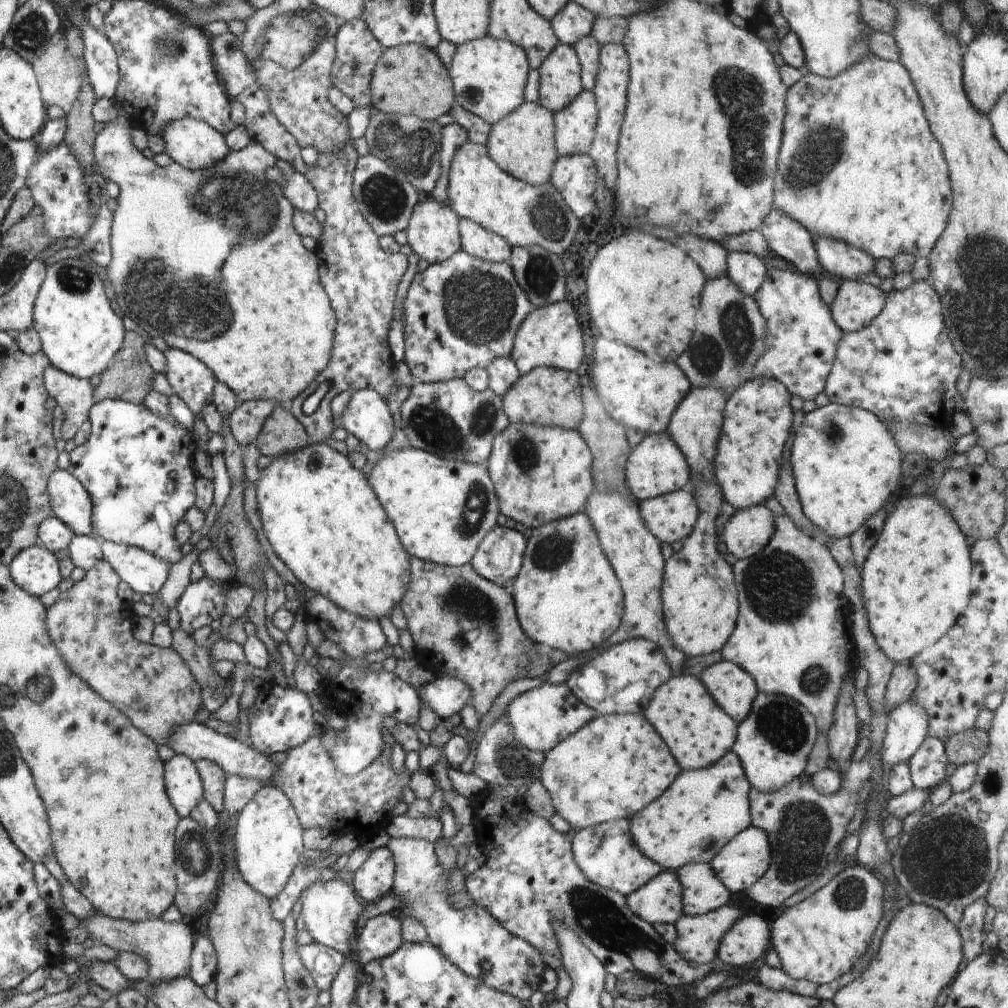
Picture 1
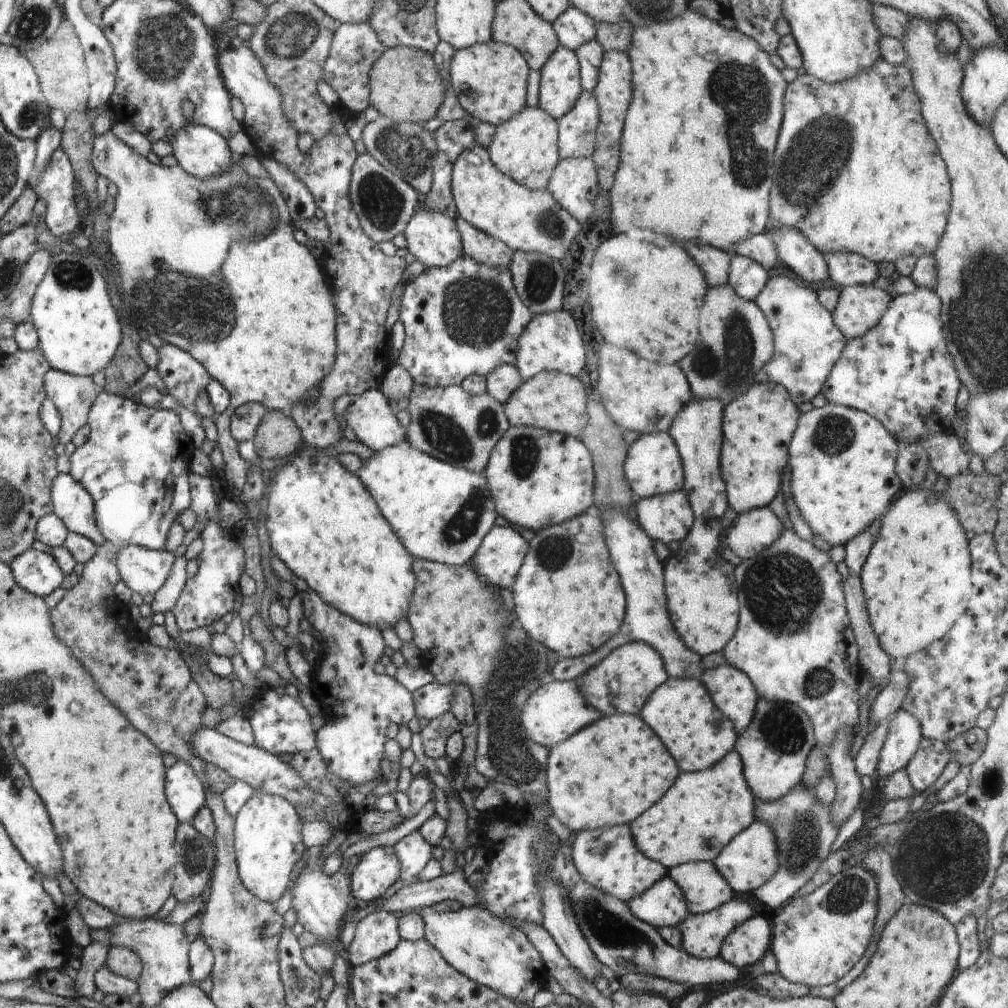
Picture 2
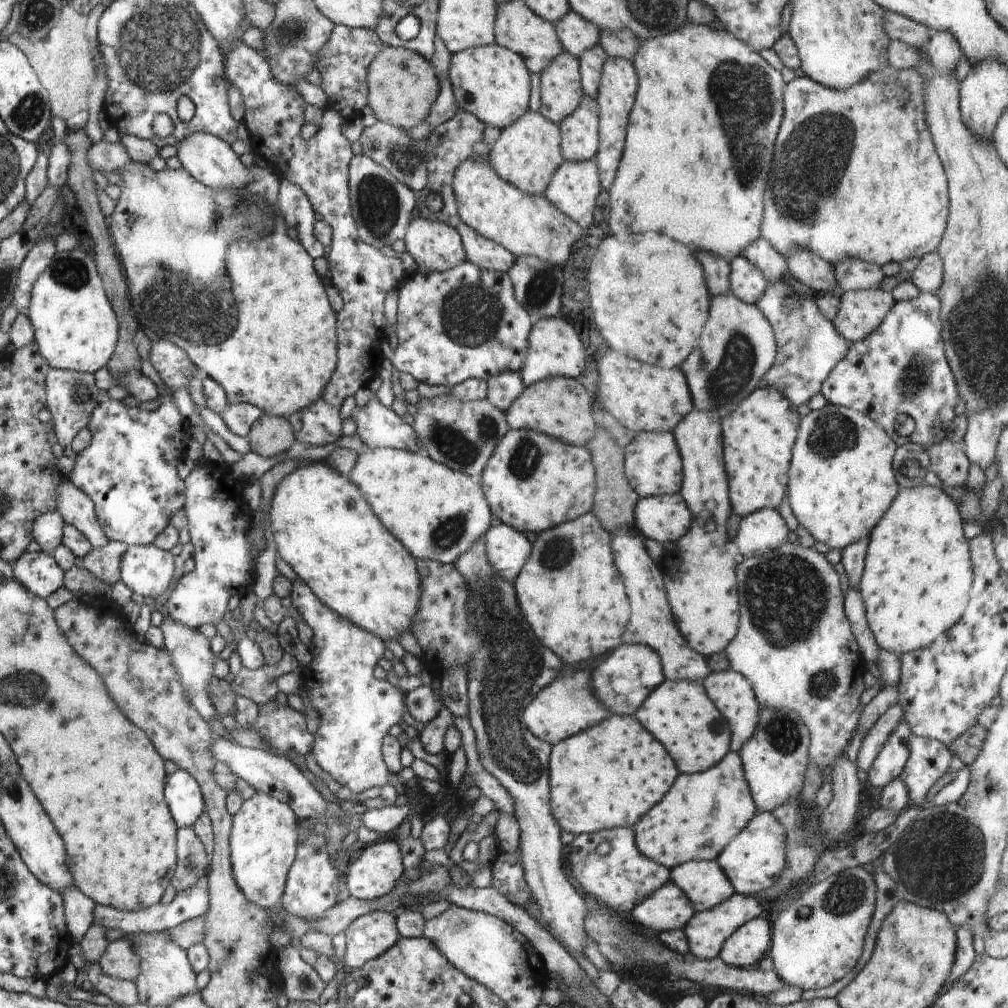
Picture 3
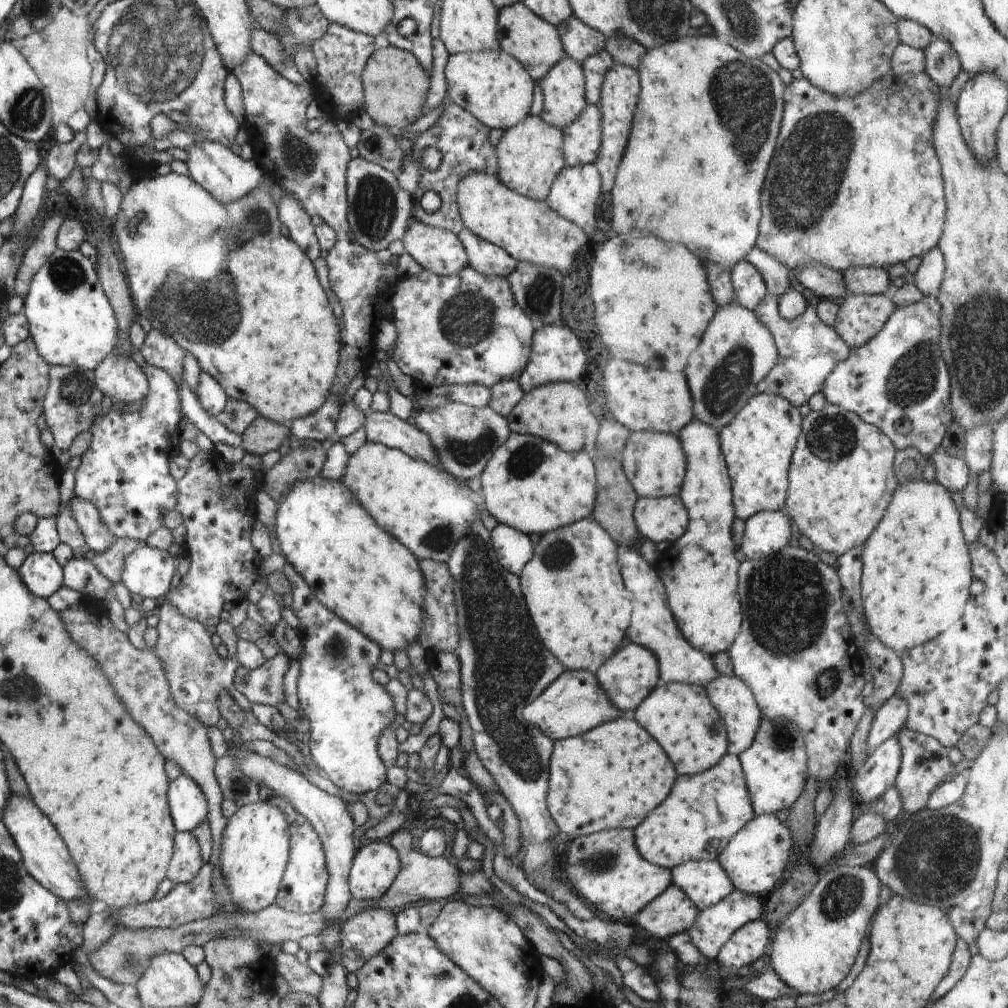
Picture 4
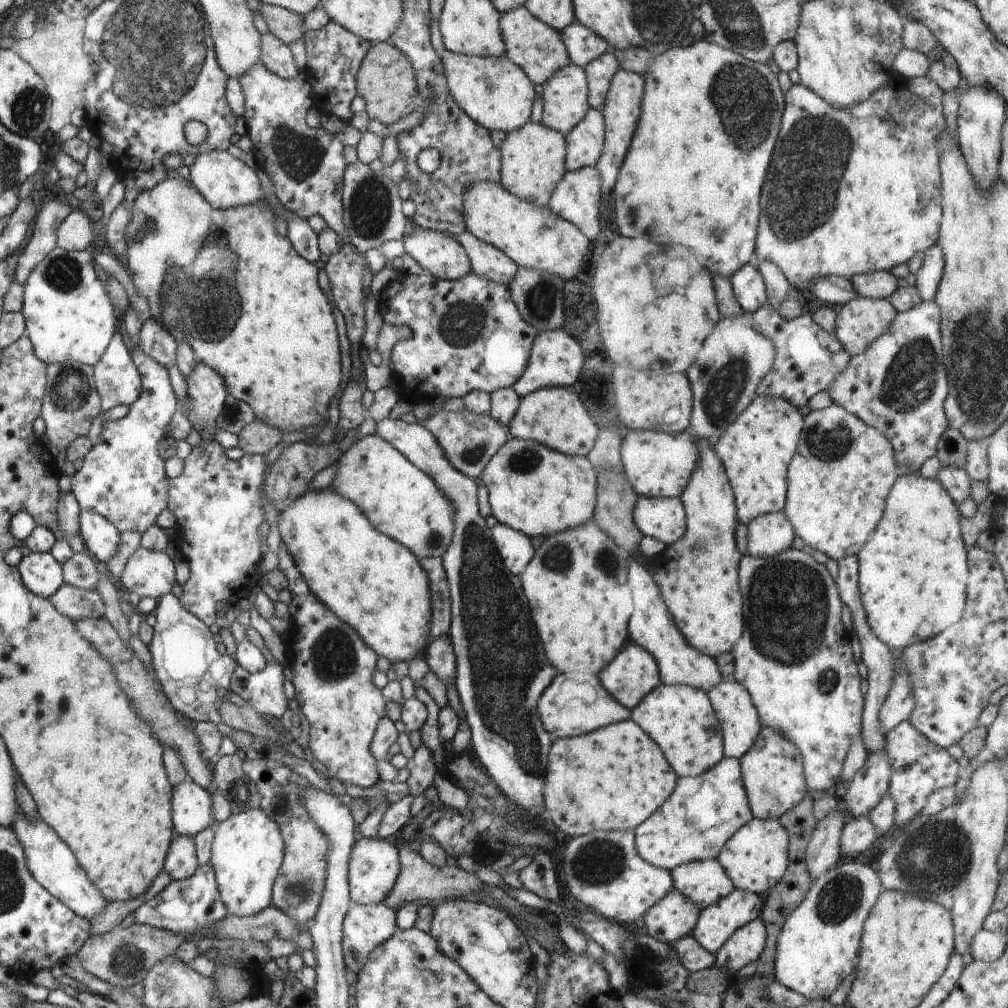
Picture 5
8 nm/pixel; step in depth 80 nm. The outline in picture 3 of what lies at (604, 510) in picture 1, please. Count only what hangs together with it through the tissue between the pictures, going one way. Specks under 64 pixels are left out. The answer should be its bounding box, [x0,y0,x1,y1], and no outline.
[610,528,712,682]

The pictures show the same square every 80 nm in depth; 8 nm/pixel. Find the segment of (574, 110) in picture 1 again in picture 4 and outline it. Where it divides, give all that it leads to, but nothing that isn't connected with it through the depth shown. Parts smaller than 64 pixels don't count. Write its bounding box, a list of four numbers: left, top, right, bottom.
[561,104,601,167]

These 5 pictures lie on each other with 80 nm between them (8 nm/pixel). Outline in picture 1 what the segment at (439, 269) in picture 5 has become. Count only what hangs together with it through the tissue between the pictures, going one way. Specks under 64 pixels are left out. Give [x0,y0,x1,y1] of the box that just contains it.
[405,195,461,265]

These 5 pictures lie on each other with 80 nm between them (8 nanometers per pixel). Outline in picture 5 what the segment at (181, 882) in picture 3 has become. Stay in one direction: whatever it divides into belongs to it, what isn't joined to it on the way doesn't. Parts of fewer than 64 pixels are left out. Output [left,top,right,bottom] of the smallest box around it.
[164,834,198,881]

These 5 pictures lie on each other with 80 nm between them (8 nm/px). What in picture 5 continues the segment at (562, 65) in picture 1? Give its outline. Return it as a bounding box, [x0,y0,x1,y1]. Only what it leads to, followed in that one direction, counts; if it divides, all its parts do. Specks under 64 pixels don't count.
[542,63,588,136]

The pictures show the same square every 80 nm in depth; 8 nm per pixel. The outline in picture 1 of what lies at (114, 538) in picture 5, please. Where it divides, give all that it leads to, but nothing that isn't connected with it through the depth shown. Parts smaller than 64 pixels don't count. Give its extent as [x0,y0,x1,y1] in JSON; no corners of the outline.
[47,470,94,536]

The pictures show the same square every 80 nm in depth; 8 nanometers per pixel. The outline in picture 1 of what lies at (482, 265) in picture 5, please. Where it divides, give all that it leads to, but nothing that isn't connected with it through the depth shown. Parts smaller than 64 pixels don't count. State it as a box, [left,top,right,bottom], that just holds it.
[459,218,511,263]

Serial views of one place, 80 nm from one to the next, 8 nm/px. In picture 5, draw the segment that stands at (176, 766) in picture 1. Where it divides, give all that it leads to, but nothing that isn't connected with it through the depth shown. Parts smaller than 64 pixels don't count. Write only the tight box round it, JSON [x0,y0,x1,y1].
[173,780,216,838]

